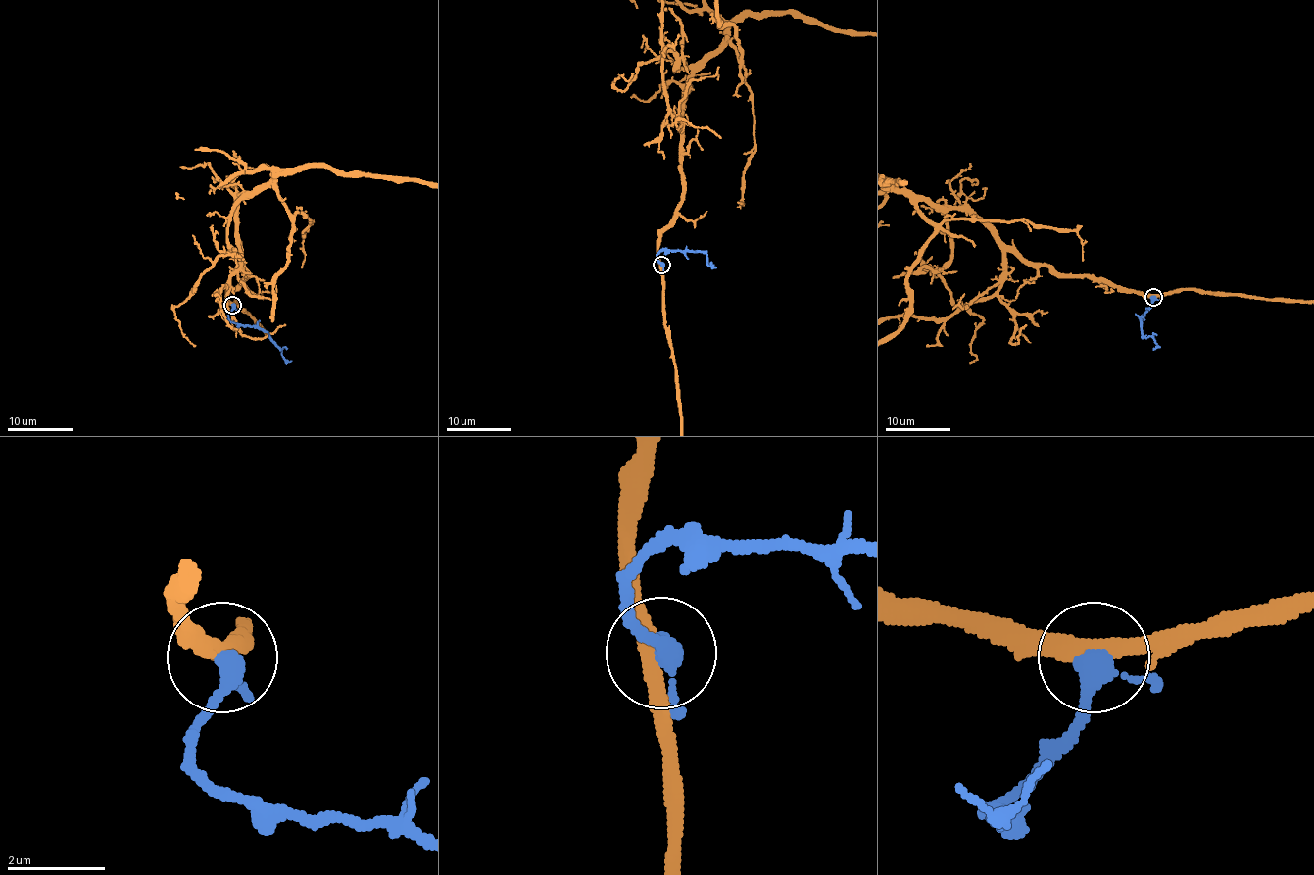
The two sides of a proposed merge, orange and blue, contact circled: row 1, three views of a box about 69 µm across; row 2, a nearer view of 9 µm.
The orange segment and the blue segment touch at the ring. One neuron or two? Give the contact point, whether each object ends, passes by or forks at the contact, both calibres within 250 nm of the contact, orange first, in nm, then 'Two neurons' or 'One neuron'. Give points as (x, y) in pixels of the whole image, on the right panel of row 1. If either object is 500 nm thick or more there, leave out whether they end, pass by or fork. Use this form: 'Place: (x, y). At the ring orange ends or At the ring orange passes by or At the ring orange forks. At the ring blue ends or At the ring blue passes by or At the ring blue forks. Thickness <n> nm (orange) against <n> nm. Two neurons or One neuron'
Place: (1153, 297). At the ring orange passes by. At the ring blue passes by. Thickness 360 nm (orange) against 320 nm. One neuron

